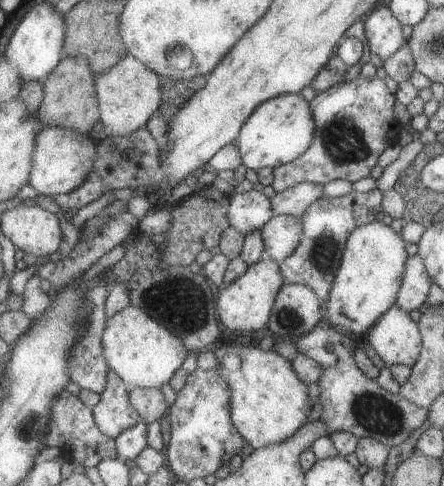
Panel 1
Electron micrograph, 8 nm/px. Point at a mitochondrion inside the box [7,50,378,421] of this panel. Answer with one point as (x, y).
(344, 141)

